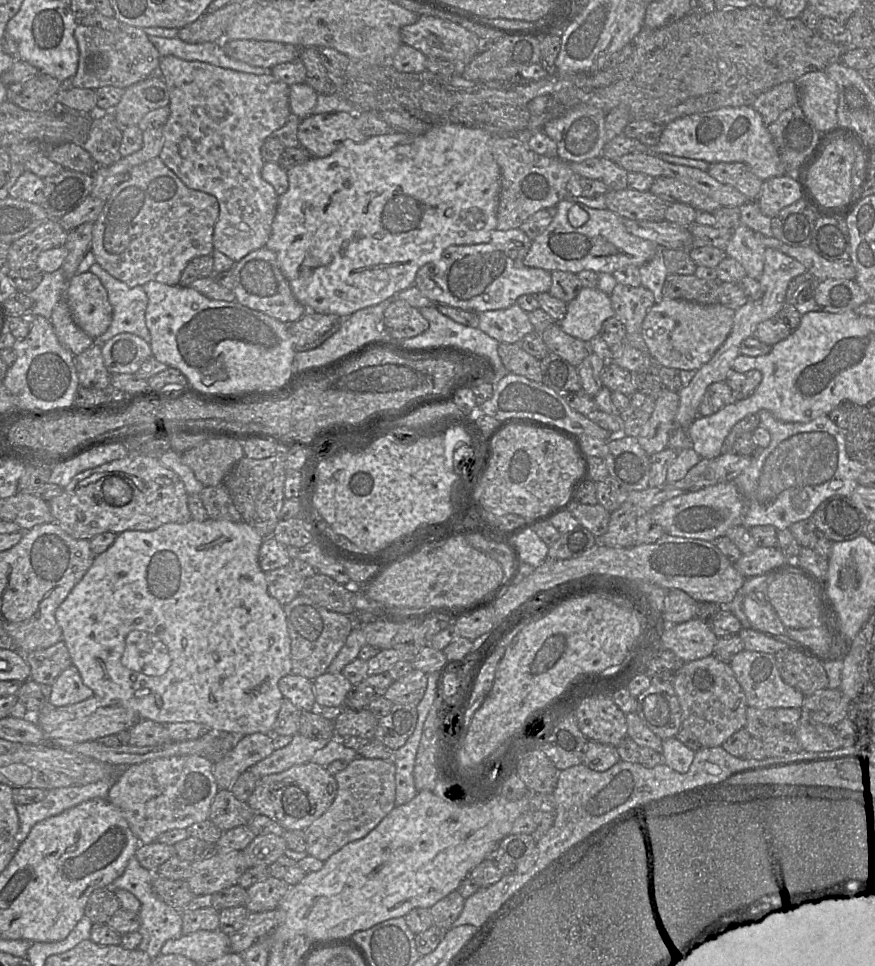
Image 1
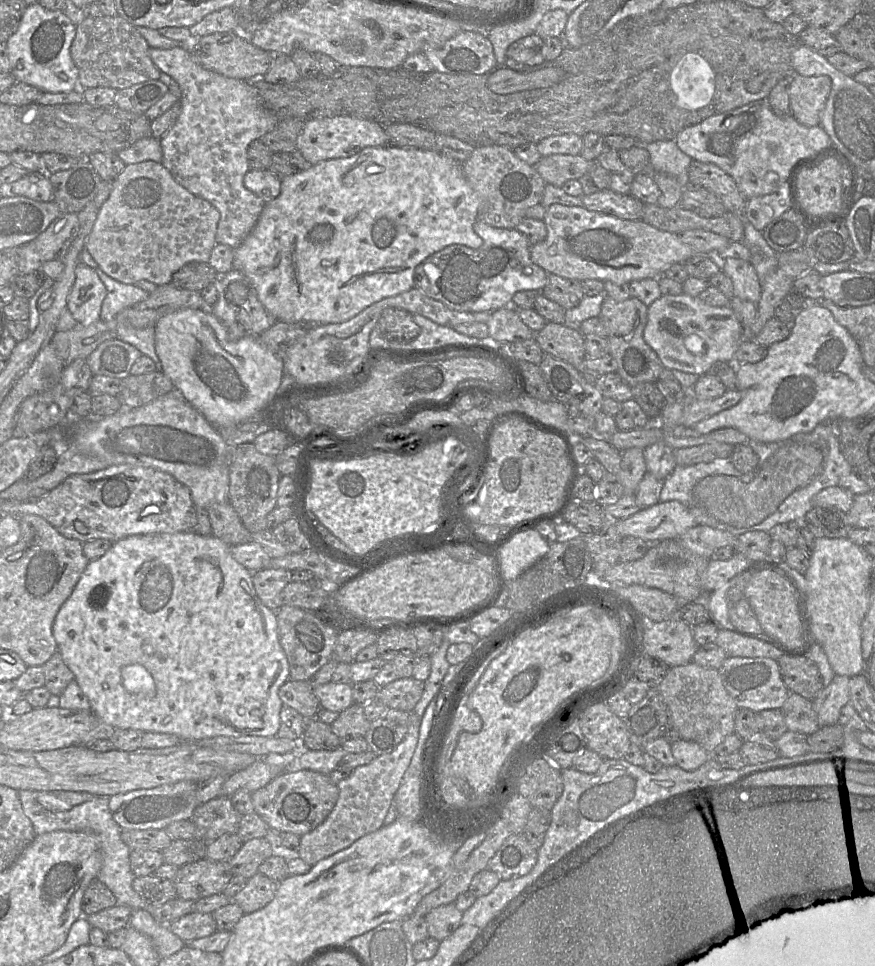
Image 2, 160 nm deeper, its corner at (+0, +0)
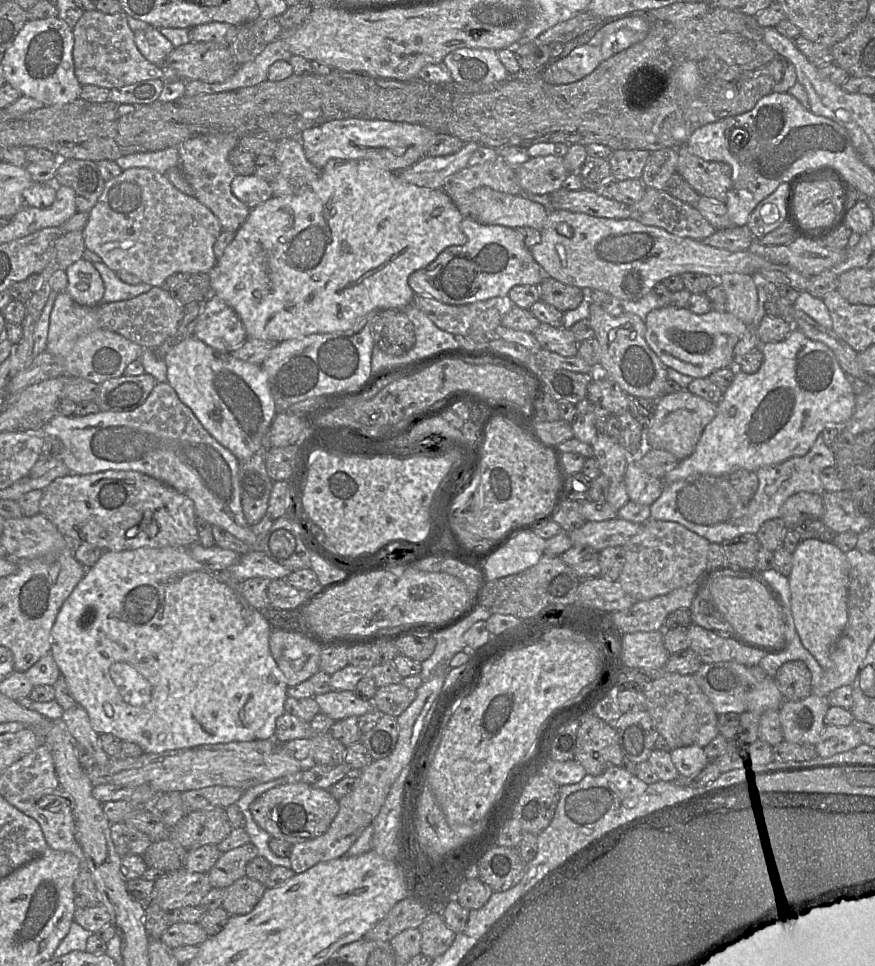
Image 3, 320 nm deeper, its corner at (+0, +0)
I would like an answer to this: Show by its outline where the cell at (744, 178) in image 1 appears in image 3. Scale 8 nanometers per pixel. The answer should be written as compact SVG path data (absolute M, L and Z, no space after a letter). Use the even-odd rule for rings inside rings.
M685 144L675 149L678 153L677 173L700 196L725 203L732 186L732 167L695 156Z

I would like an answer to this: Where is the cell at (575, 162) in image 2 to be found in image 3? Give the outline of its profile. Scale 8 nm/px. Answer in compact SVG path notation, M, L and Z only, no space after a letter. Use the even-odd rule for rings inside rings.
M553 155L530 157L528 161L519 167L513 168L515 169L522 193L550 195L554 191L562 188L563 181L569 175L563 157Z

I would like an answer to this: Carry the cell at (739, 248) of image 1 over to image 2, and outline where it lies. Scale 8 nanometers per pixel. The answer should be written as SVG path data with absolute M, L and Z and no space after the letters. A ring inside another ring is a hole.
M739 258L720 261L720 270L732 280L734 296L757 304L761 297L761 284L753 264Z

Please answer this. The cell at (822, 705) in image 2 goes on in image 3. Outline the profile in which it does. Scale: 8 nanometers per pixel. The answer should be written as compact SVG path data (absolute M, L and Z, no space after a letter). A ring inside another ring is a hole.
M810 695L799 701L784 701L779 713L784 740L816 745L824 728L830 705L827 697Z

